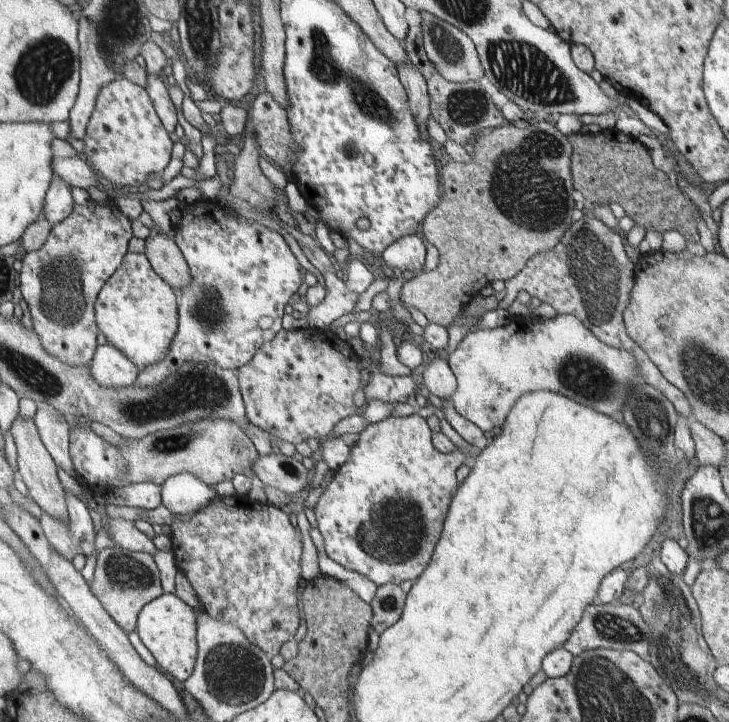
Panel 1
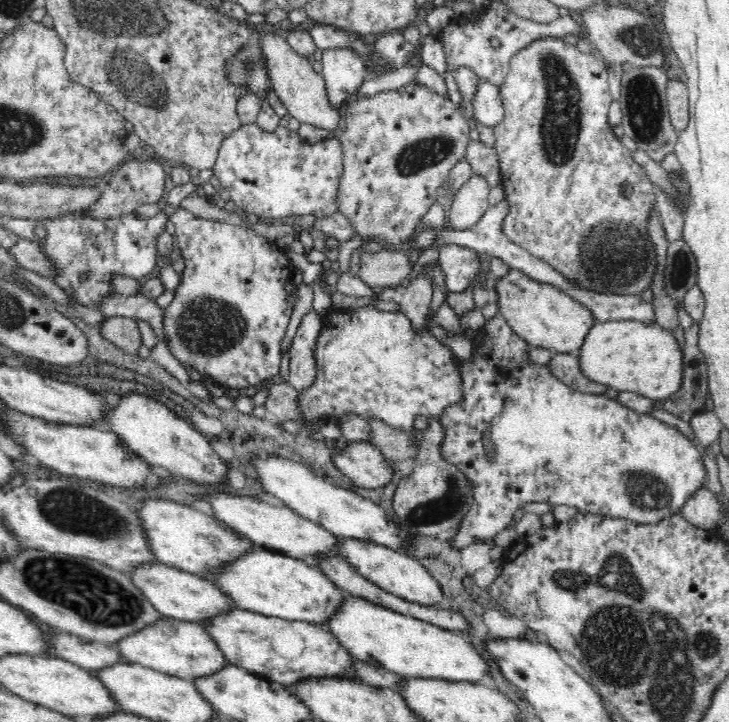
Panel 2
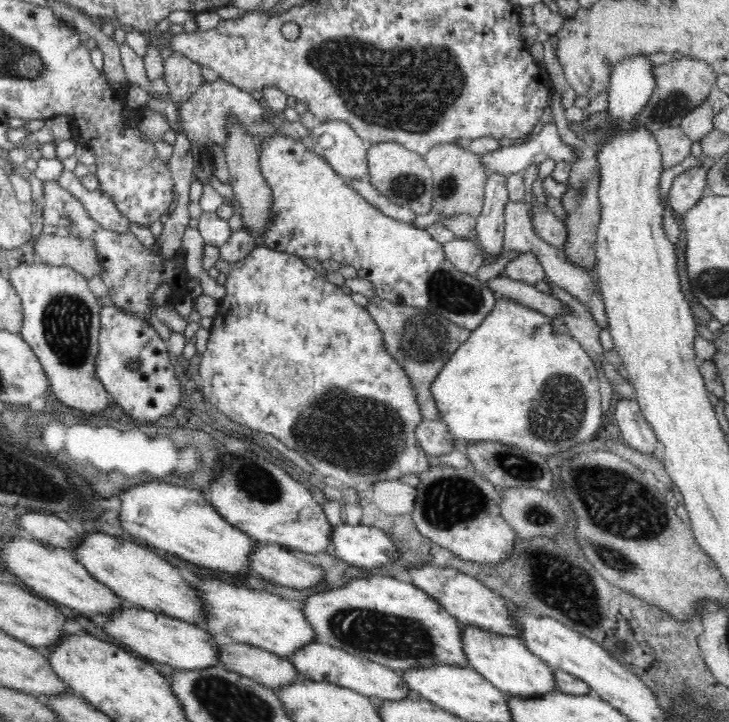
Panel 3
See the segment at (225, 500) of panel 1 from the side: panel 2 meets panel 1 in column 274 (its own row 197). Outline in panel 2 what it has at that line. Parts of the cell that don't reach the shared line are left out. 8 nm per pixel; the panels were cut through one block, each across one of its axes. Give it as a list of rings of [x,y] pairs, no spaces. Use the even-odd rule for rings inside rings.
[[[558,38],[536,40],[510,59],[507,76],[500,87],[505,115],[499,124],[492,128],[495,133],[495,156],[498,156],[498,168],[499,172],[502,172],[505,198],[508,198],[509,204],[502,232],[516,246],[527,250],[540,261],[546,261],[555,272],[562,273],[563,278],[575,288],[613,296],[640,295],[642,288],[651,284],[657,269],[656,251],[647,231],[649,214],[655,209],[655,191],[644,168],[633,161],[632,152],[628,148],[620,146],[620,139],[610,127],[608,109],[613,100],[609,90],[609,73],[609,64],[600,58],[598,53],[580,52],[576,45]]]

